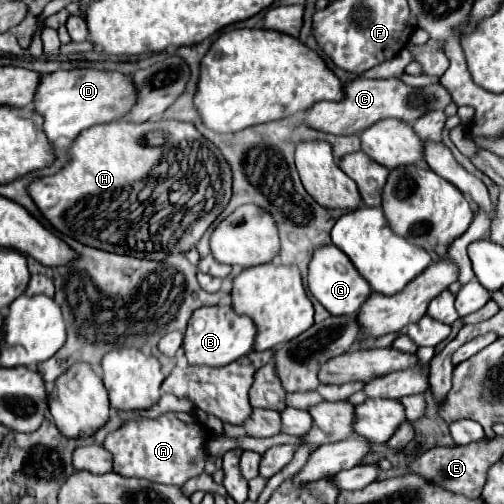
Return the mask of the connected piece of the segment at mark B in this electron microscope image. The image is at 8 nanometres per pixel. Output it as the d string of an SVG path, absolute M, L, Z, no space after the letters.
M230 305L228 307L200 307L192 313L184 335L184 355L190 365L208 365L208 367L222 367L228 365L254 349L256 341L256 325L250 317L238 315Z

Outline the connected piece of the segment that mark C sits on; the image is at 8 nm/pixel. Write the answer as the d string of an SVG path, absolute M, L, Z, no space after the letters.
M352 79L344 83L344 99L342 101L318 101L308 111L302 113L302 121L322 133L332 133L332 135L354 135L358 131L368 129L372 123L380 119L400 119L406 123L412 123L414 119L422 117L428 109L444 109L450 103L448 91L438 83L438 85L428 85L422 89L414 89L404 85L398 79Z

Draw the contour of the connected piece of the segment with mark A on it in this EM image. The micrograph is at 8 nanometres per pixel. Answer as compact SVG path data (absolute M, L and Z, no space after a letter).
M164 413L158 419L130 419L122 423L116 431L108 433L104 439L104 449L112 453L112 471L122 477L140 477L164 485L184 485L190 477L196 477L204 471L208 455L210 431L194 413Z

